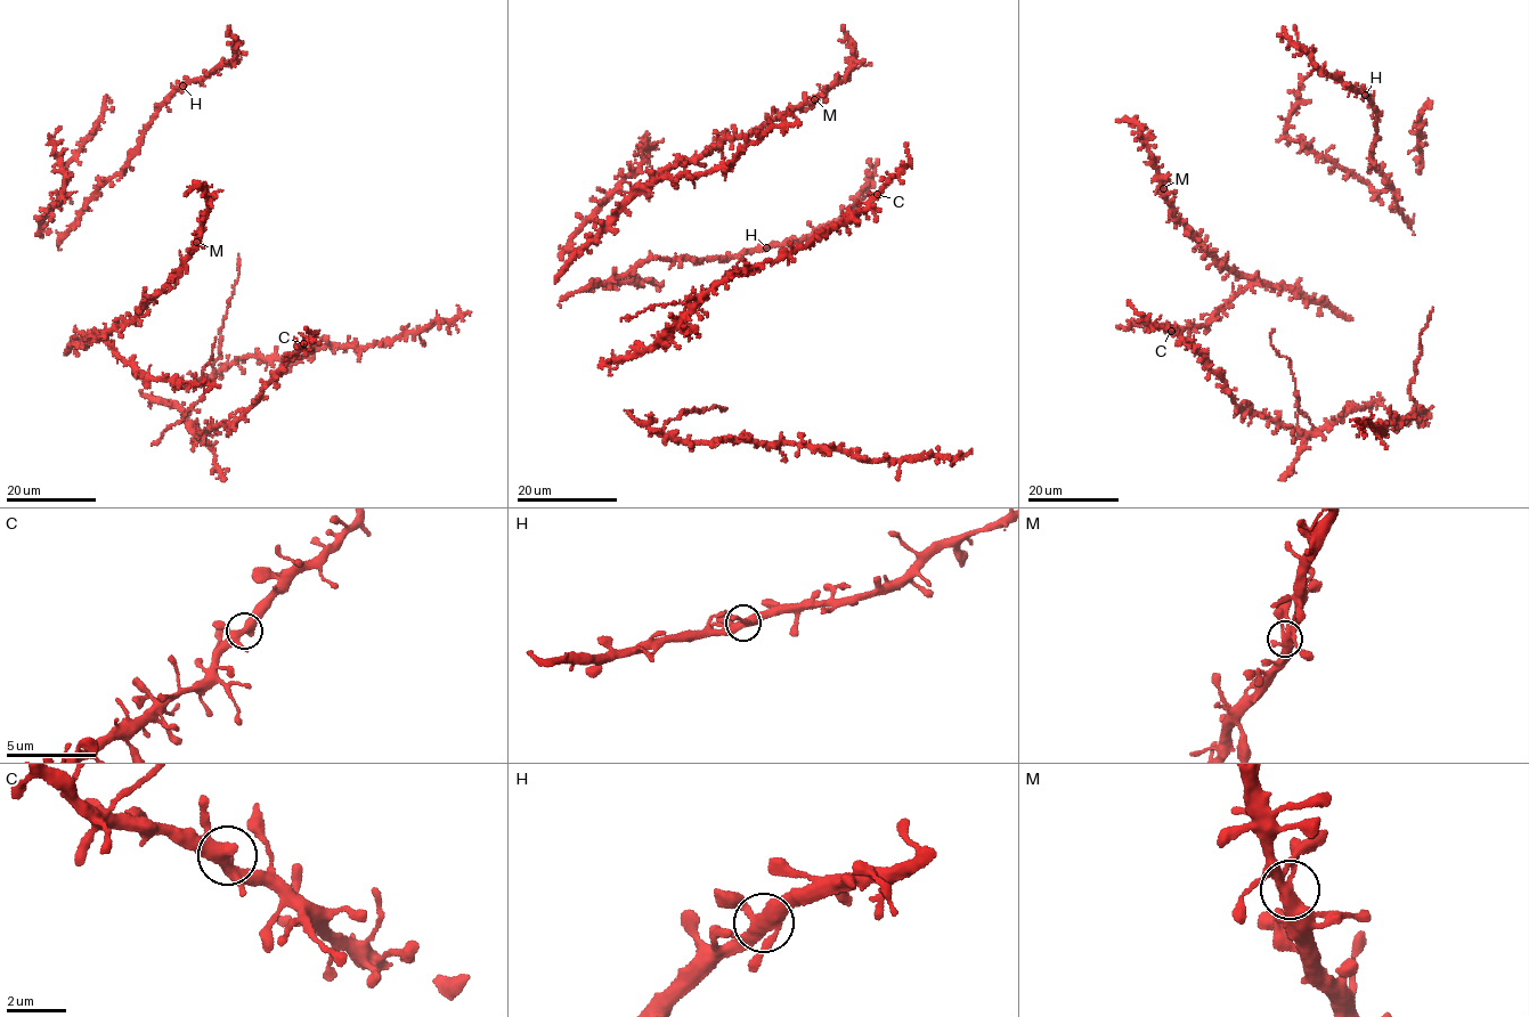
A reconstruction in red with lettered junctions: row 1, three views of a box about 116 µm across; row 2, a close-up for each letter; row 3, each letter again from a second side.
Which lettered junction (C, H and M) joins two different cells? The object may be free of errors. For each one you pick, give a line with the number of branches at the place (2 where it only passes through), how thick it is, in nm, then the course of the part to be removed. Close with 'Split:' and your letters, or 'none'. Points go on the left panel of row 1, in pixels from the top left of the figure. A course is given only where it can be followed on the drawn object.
Split: none

